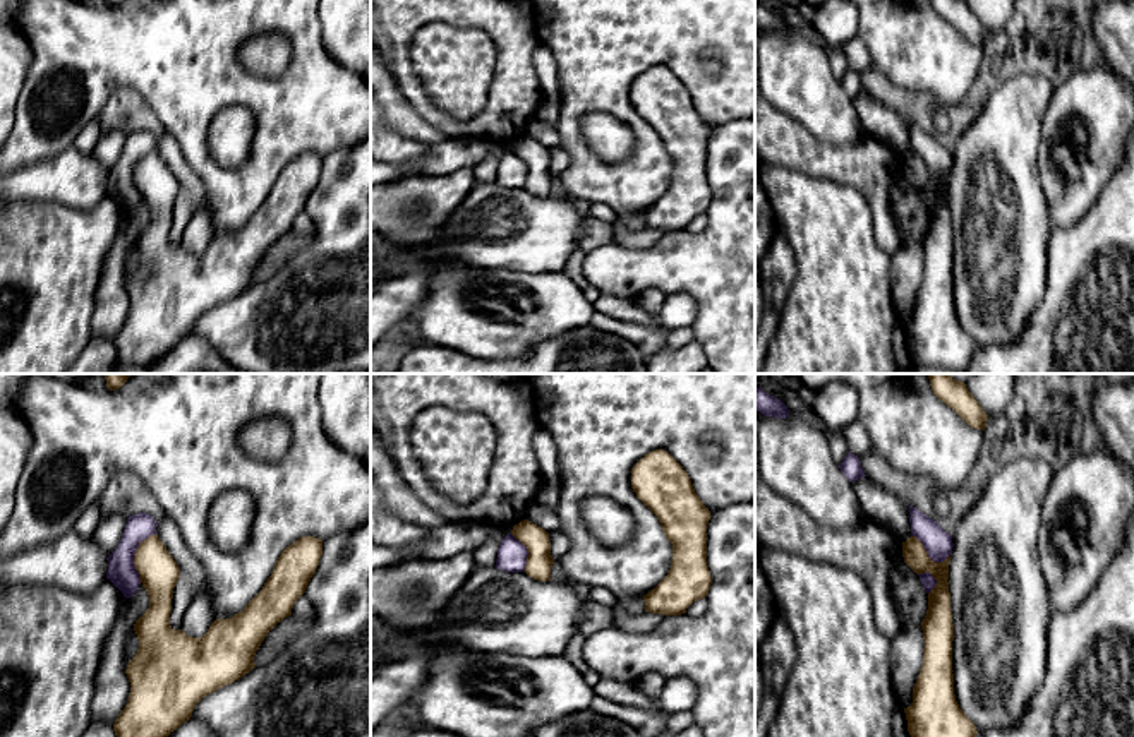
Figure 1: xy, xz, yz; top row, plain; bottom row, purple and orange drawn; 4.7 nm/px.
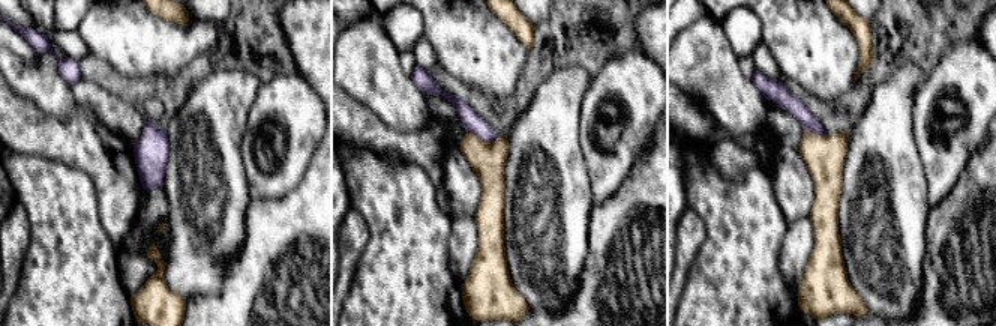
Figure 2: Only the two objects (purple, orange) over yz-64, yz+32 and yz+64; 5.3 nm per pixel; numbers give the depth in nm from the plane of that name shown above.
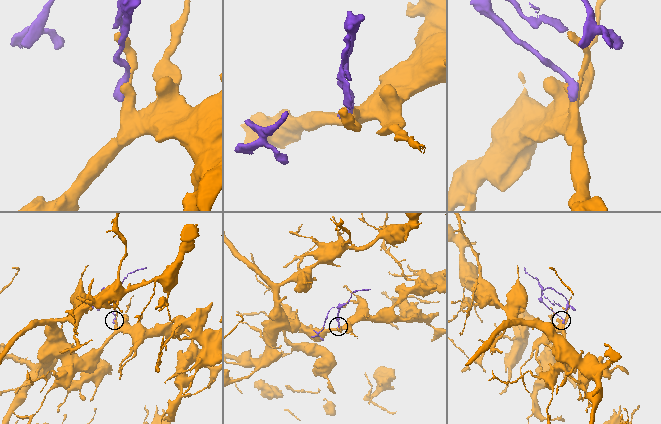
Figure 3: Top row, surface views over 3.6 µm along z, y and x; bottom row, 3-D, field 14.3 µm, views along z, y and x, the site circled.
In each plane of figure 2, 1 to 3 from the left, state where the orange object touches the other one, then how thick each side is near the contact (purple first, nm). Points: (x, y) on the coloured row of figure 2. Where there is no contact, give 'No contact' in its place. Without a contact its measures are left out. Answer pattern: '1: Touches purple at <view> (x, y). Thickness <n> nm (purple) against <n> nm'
1: No contact
2: Touches purple at yz+32 (485, 141). Thickness 110 nm (purple) against 190 nm
3: Touches purple at yz+64 (815, 132). Thickness 90 nm (purple) against 220 nm

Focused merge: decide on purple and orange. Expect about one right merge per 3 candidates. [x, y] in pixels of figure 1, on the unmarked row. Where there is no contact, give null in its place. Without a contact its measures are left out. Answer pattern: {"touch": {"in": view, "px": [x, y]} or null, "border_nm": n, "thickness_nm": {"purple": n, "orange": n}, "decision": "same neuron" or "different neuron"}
{"touch": {"in": "xy", "px": [134, 170]}, "border_nm": 240, "thickness_nm": {"purple": 130, "orange": 180}, "decision": "different neuron"}

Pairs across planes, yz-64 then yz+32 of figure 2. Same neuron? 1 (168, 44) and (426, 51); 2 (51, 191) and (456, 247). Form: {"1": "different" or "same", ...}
{"1": "different", "2": "different"}

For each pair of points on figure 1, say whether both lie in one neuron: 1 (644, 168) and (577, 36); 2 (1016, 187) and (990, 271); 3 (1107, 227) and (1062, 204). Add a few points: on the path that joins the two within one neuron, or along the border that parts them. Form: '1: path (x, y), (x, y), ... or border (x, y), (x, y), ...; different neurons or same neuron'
1: path (644, 136), (596, 77), (596, 69); same neuron
2: path (999, 208), (999, 251); same neuron
3: border (1109, 182), (1081, 218), (1054, 228); different neurons

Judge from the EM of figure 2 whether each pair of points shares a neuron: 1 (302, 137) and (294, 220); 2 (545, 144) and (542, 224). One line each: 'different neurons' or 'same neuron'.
1: different neurons
2: same neuron

